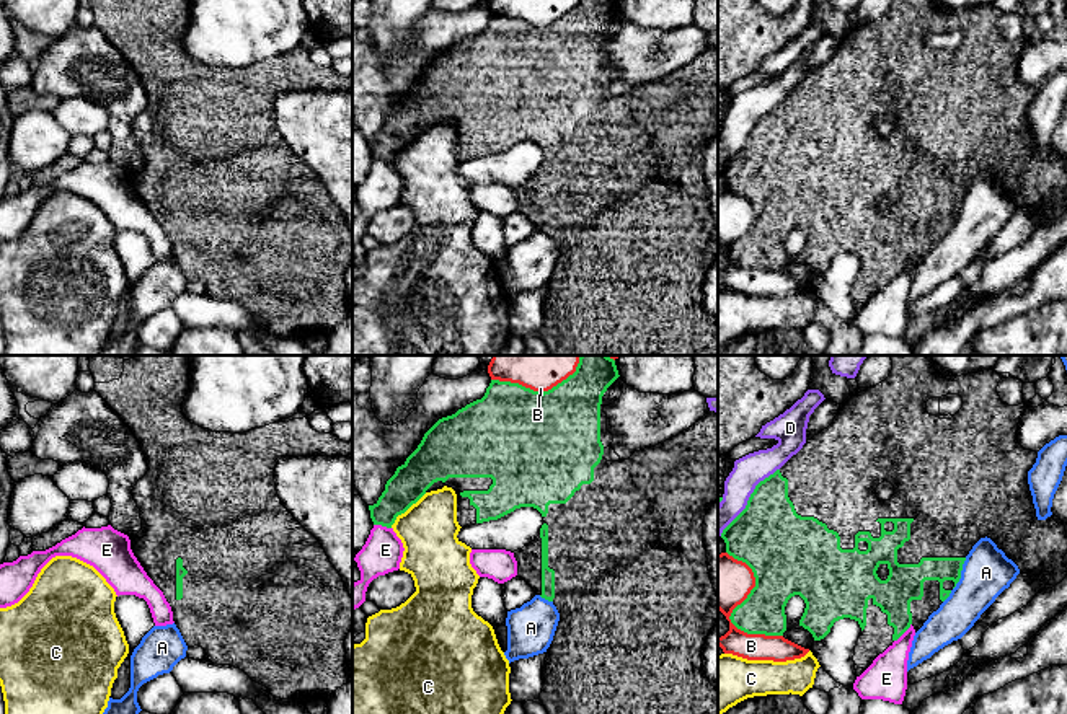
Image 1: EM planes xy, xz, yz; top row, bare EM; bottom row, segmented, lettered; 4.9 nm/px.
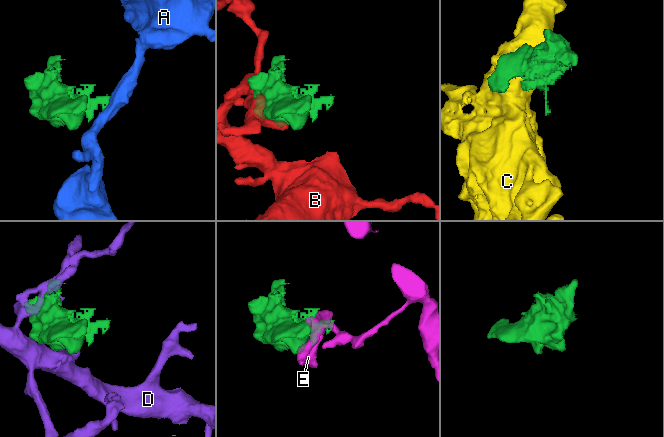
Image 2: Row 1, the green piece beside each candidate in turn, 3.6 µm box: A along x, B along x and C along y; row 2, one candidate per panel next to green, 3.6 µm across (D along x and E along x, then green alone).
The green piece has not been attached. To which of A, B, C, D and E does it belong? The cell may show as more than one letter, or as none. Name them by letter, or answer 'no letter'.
no letter

